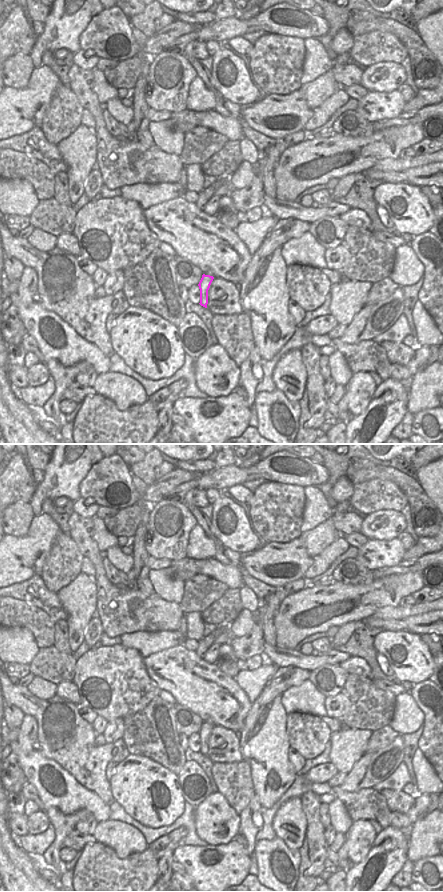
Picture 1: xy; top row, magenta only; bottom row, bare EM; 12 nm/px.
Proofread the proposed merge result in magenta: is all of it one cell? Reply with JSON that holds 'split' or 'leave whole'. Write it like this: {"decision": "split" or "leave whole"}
{"decision": "leave whole"}

